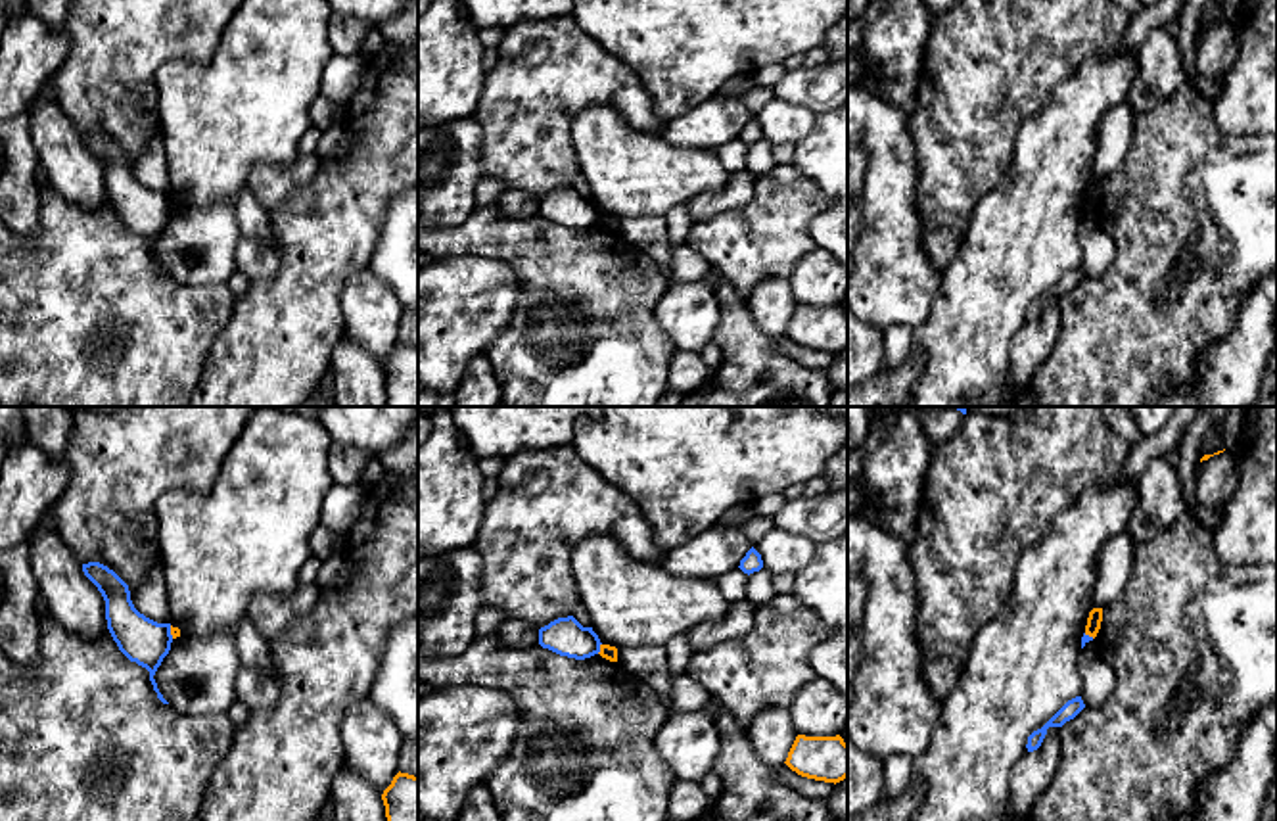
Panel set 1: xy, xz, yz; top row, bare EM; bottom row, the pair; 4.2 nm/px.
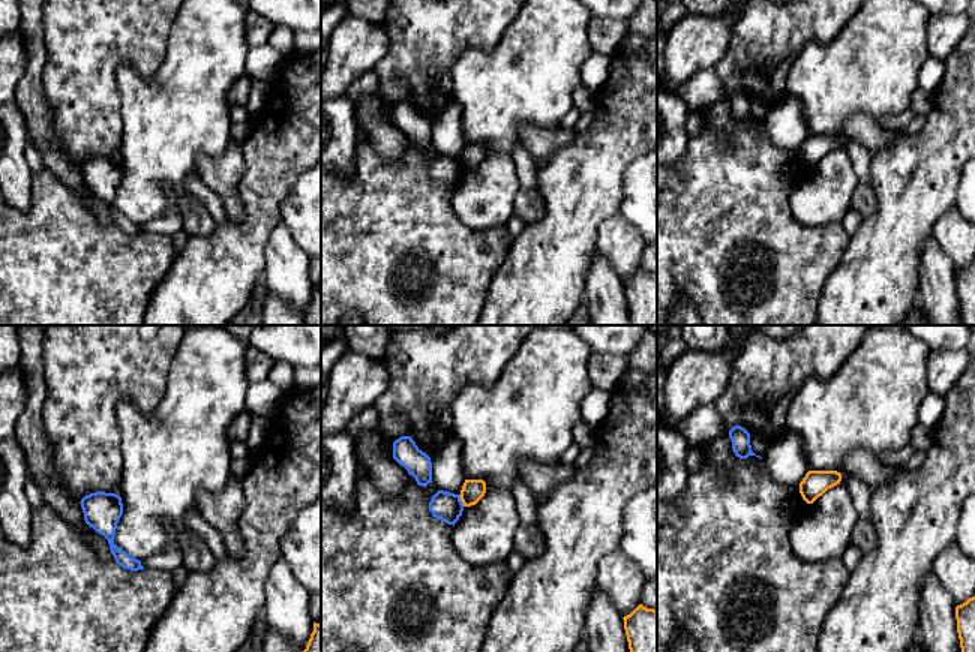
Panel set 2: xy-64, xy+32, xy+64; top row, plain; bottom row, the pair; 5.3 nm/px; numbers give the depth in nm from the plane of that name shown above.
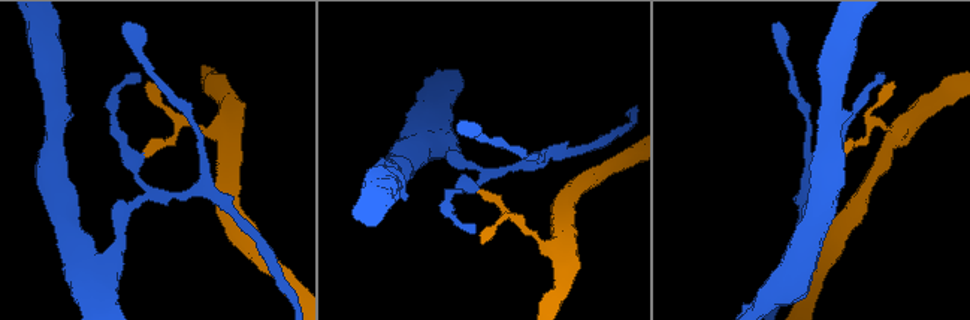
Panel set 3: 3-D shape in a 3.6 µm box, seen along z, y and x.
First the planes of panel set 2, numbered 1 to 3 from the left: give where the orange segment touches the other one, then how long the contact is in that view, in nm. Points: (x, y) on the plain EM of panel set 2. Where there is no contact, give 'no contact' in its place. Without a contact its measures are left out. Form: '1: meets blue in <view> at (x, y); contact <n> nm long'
1: no contact
2: meets blue in xy+32 at (461, 165); contact 70 nm long
3: no contact

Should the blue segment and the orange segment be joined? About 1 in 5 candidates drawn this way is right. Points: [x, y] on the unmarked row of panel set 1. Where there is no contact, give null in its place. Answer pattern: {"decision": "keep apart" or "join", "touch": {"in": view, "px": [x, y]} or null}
{"decision": "keep apart", "touch": {"in": "xz", "px": [599, 219]}}

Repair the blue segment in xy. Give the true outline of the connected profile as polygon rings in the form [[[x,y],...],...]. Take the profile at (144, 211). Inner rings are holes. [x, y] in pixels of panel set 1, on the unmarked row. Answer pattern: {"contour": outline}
{"contour": [[[88,132],[82,134],[82,142],[105,171],[107,199],[119,221],[130,232],[136,232],[150,242],[150,251],[157,269],[163,274],[169,274],[159,263],[153,246],[171,221],[171,194],[157,194],[140,184],[130,171],[128,155],[107,136]]]}

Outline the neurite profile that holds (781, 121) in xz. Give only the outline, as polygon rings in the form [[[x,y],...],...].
[[[771,98],[754,119],[761,125],[763,138],[777,144],[796,146],[815,127],[815,113],[800,104]]]

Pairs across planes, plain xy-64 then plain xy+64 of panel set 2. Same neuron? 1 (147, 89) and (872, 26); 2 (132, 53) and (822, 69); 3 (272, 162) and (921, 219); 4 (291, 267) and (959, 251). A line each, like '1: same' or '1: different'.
1: same
2: different
3: same
4: same

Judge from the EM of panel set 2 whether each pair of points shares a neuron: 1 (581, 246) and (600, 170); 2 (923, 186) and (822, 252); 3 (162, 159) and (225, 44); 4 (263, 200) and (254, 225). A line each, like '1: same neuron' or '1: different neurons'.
1: same neuron
2: different neurons
3: same neuron
4: same neuron

